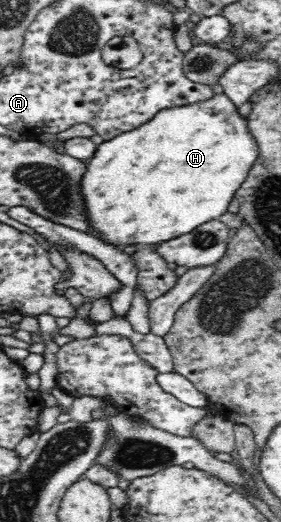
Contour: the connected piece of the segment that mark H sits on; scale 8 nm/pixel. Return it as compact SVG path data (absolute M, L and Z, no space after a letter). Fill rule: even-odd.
M225 93L215 94L210 101L199 102L191 106L174 107L169 110L161 110L149 122L137 129L122 133L117 138L110 139L109 142L100 143L95 150L94 156L90 159L89 164L79 181L80 201L82 201L82 213L84 225L92 237L97 238L101 243L108 246L138 245L138 246L159 246L163 242L169 242L172 239L185 235L193 231L197 226L218 219L227 212L227 207L243 183L253 161L256 159L256 143L252 141L251 134L247 133L246 118L239 114L237 106L233 104L231 98Z

